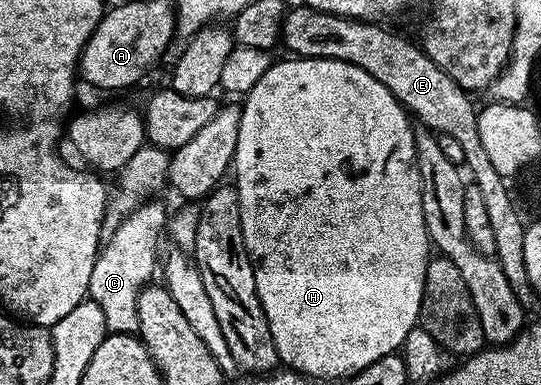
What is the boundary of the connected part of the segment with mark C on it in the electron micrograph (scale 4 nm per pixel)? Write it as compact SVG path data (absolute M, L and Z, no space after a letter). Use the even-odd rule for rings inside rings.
M152 198L137 207L123 220L110 239L108 239L99 251L94 262L92 277L89 278L88 297L97 302L104 311L108 333L136 333L139 329L137 322L137 298L140 290L145 288L154 279L154 272L159 266L159 254L156 250L159 246L159 230L164 231L169 221L169 212L166 212L164 204L159 198Z

